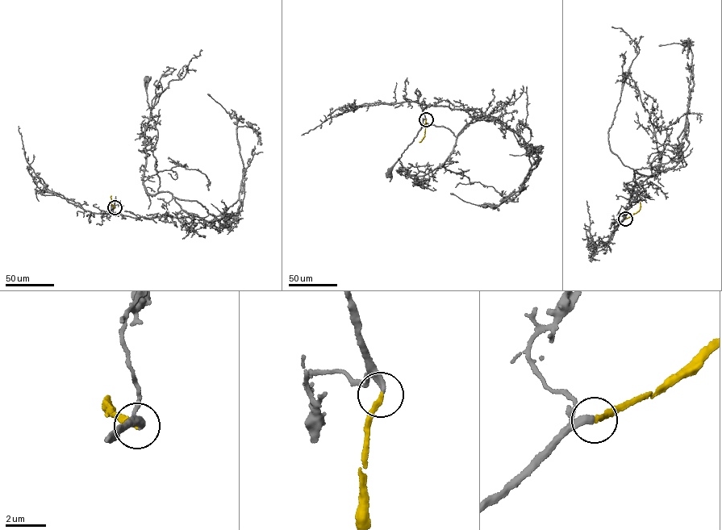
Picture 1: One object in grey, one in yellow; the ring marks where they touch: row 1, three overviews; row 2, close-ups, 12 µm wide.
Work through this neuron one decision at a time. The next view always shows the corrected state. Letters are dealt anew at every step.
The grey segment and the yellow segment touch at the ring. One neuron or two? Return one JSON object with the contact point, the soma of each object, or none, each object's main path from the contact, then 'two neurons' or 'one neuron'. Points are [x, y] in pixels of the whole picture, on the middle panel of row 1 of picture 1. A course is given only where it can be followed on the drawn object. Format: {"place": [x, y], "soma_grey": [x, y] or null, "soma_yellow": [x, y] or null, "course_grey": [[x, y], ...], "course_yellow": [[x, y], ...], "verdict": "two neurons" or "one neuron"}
{"place": [426, 119], "soma_grey": [389, 175], "soma_yellow": null, "course_grey": [[426, 119], [423, 108], [431, 106], [491, 118], [473, 118], [456, 136], [427, 123], [389, 174]], "course_yellow": [[426, 119], [424, 135], [419, 142]], "verdict": "one neuron"}

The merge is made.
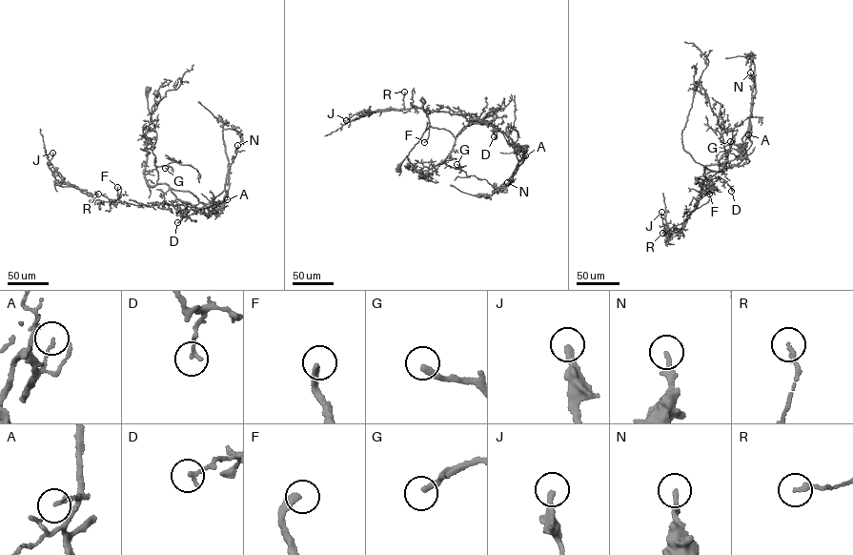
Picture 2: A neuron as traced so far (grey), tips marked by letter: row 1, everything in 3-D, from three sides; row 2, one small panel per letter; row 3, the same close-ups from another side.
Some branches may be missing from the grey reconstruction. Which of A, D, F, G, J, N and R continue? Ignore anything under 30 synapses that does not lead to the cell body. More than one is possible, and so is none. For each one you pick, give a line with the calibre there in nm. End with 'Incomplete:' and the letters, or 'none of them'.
F: 260 nm thick
Incomplete: F

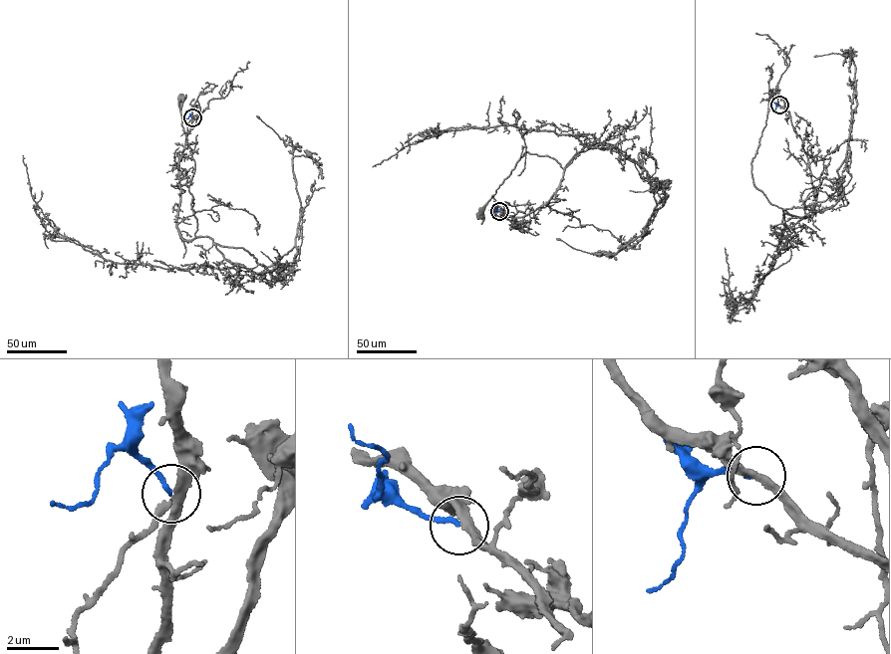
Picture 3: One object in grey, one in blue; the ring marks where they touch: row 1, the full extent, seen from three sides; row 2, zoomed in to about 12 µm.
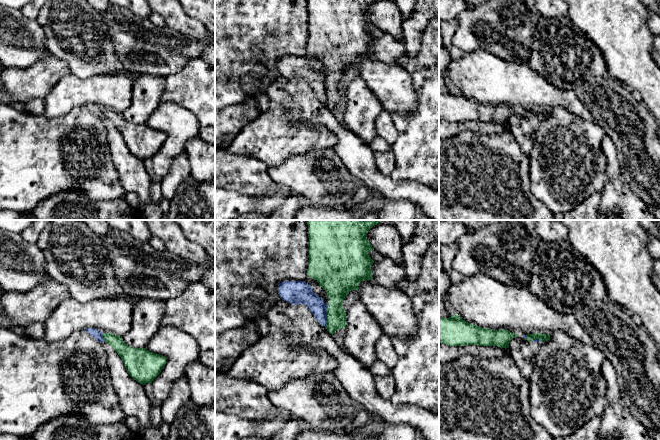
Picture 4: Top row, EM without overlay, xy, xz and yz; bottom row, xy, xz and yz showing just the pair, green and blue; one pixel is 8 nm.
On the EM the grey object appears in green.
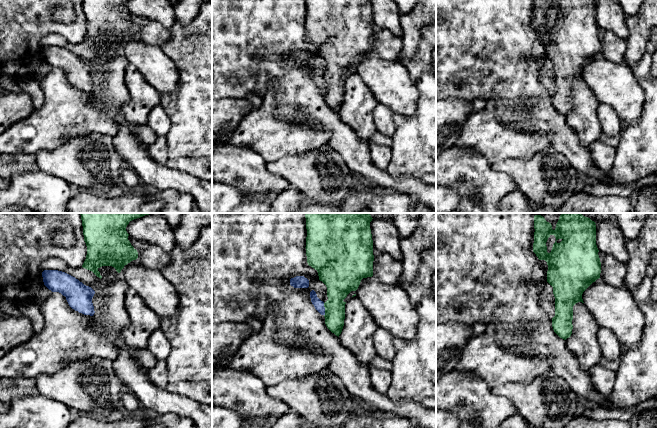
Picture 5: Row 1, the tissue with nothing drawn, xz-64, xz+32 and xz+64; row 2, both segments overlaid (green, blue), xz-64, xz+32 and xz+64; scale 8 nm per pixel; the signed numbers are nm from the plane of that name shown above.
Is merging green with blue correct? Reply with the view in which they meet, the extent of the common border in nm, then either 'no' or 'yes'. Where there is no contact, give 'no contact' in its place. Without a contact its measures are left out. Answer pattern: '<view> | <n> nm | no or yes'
xz | 180 nm | no

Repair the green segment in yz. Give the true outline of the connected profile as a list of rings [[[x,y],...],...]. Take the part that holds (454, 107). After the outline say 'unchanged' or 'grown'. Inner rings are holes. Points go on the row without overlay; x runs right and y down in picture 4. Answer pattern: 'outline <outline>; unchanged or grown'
outline [[[454,90],[449,94],[439,93],[439,119],[448,122],[498,122],[509,124],[513,114],[519,112],[505,105],[482,104]]]; unchanged

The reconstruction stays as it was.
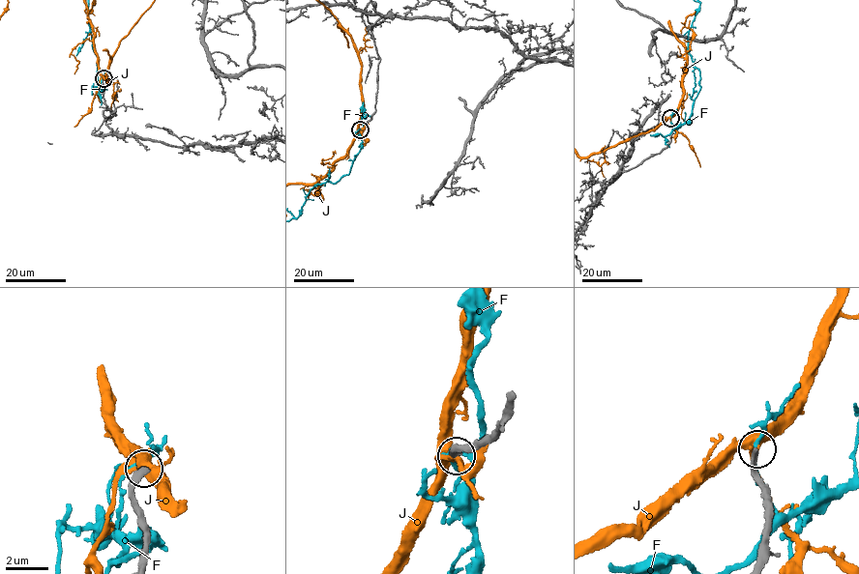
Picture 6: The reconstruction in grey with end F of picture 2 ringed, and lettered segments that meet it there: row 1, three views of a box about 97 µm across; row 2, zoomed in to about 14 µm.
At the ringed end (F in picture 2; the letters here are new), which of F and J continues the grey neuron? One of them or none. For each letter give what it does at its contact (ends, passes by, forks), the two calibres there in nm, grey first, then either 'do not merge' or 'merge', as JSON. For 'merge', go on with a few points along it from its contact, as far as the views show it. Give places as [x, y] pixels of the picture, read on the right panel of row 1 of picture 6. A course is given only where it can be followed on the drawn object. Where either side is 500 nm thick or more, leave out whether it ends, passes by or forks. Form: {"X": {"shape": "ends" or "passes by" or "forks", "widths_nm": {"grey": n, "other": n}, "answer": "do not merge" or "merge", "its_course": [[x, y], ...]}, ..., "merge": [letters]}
{"F": {"shape": "passes by", "widths_nm": {"grey": 300, "other": 140}, "answer": "do not merge"}, "J": {"shape": "passes by", "widths_nm": {"grey": 320, "other": 280}, "answer": "do not merge"}, "merge": []}

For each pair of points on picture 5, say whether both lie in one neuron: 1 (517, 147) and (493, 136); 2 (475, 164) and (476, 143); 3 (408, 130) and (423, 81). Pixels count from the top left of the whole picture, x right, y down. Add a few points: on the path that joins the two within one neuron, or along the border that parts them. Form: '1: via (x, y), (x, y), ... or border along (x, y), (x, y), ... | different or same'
1: via (511, 143), (499, 142) | same
2: border along (456, 145), (482, 155), (490, 165) | different
3: via (420, 118), (425, 113), (425, 93) | same

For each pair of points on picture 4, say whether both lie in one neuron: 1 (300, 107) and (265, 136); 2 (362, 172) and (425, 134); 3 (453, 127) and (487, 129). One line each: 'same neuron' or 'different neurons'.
1: different neurons
2: different neurons
3: same neuron

